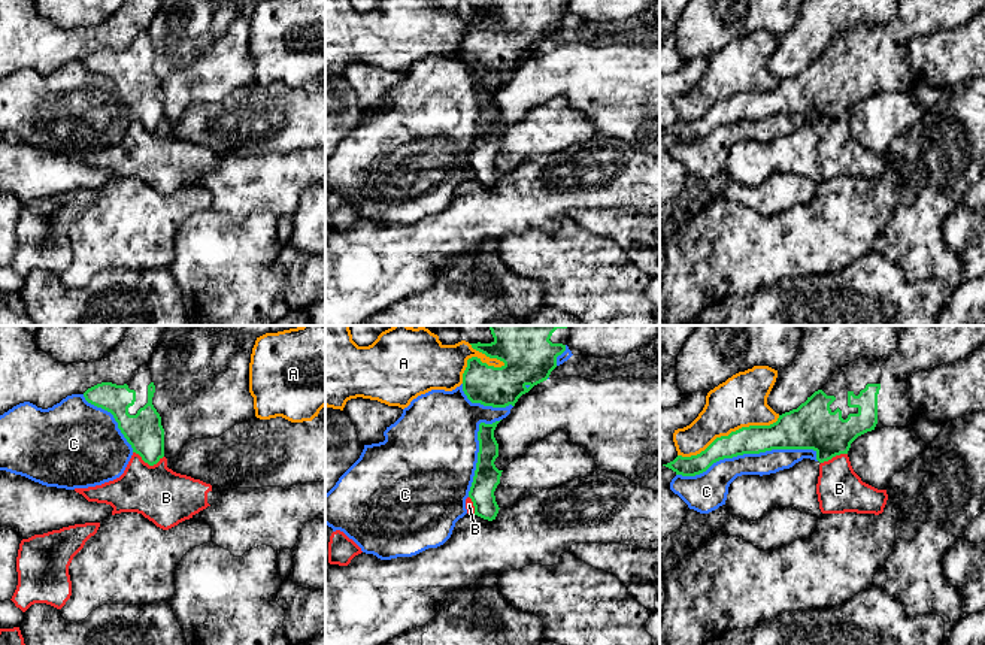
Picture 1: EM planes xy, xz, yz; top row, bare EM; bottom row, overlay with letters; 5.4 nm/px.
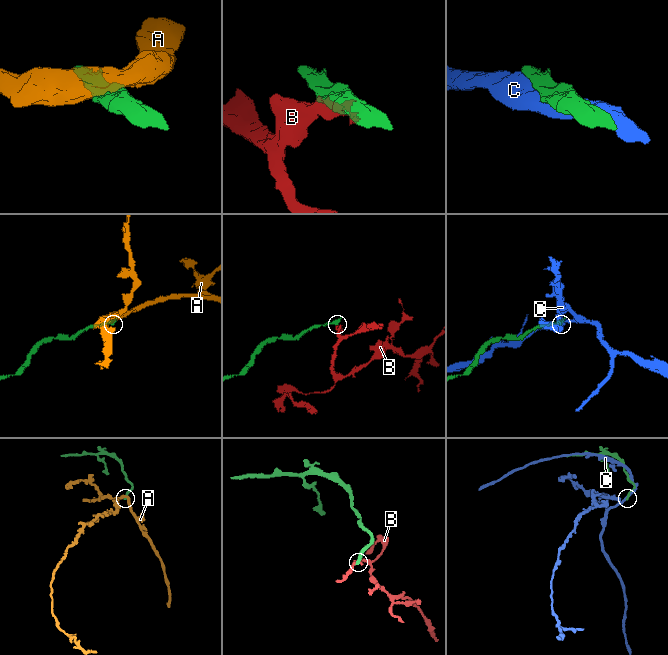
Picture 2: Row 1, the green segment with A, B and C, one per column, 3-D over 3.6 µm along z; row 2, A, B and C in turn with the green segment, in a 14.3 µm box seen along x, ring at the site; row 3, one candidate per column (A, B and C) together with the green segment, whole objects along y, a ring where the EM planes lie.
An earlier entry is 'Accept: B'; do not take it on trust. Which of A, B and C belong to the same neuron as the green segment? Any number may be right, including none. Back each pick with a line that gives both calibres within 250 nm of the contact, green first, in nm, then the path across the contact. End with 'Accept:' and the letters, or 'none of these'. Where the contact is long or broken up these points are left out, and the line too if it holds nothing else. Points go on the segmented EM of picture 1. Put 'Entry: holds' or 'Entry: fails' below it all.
Accept: none of these
Entry: fails

